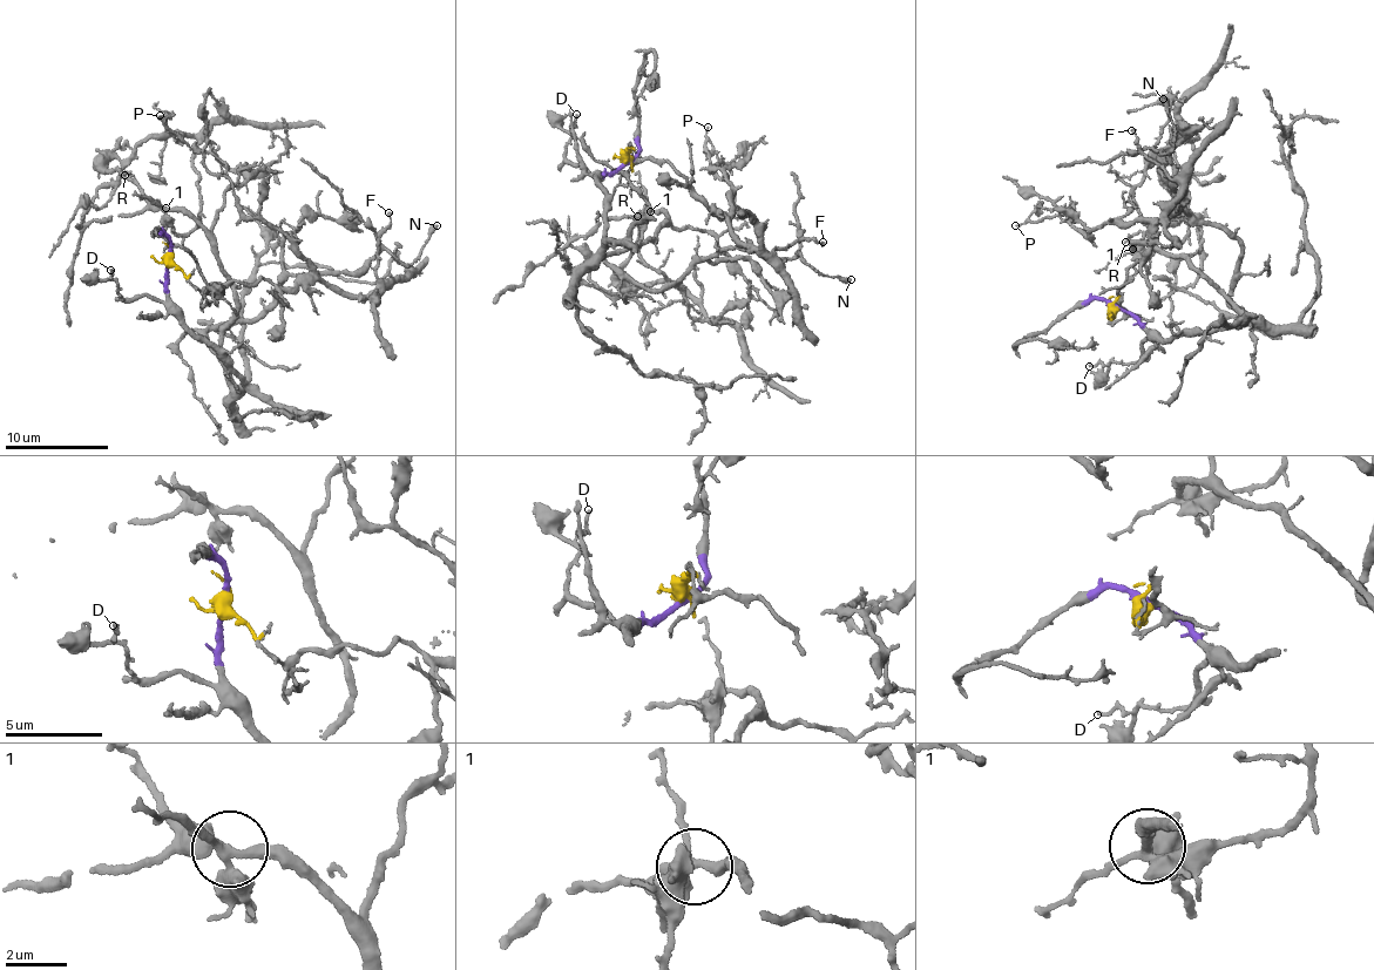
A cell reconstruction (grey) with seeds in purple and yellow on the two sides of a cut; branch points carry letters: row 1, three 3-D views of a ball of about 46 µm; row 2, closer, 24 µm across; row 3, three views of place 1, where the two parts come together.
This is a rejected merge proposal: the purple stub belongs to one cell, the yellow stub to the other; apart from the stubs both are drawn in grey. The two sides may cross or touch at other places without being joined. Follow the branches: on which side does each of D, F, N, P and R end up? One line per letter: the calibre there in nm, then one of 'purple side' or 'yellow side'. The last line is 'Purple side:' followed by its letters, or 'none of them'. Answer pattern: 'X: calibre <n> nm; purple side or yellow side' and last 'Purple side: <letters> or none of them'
D: calibre 160 nm; purple side
F: calibre 160 nm; yellow side
N: calibre 380 nm; purple side
P: calibre 100 nm; yellow side
R: calibre 220 nm; purple side
Purple side: D, N, R

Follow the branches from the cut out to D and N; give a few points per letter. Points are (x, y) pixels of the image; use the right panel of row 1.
D: (1115, 304), (1149, 334), (1138, 359), (1088, 366)
N: (1115, 304), (1163, 338), (1252, 321), (1230, 294), (1240, 244), (1170, 199), (1163, 153), (1176, 134), (1163, 97)

